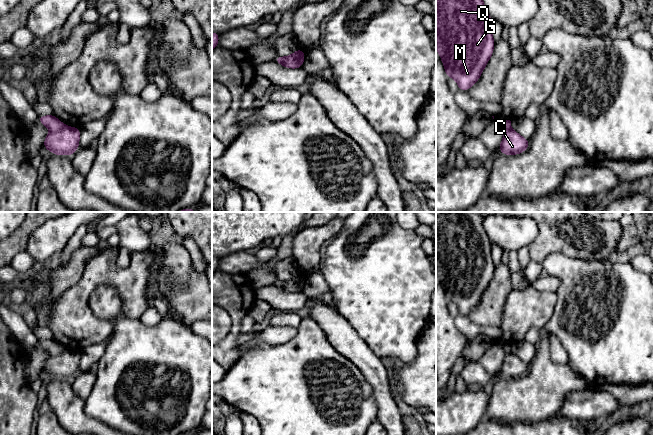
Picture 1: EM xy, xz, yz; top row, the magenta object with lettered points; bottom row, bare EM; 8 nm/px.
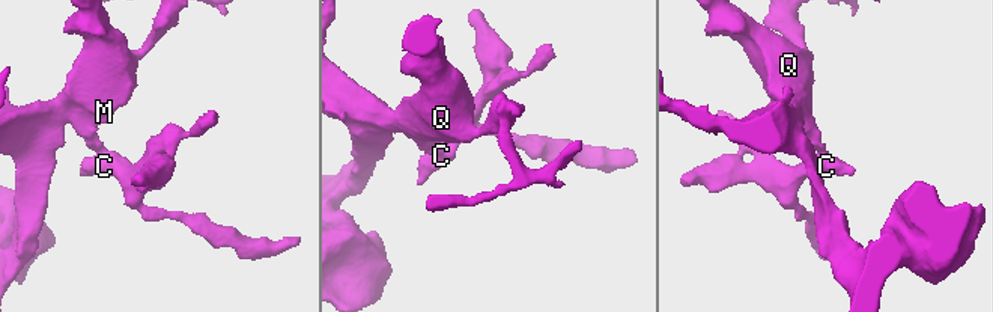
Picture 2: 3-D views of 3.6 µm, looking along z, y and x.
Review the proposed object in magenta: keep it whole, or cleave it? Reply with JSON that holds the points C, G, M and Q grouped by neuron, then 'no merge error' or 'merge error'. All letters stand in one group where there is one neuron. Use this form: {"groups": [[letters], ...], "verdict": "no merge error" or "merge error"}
{"groups": [["C"], ["G", "M", "Q"]], "verdict": "merge error"}

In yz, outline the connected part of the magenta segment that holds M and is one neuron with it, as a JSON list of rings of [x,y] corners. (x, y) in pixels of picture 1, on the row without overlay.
[[[436,212],[436,273],[447,301],[455,303],[461,315],[479,304],[494,275],[492,243],[482,222],[476,212]]]

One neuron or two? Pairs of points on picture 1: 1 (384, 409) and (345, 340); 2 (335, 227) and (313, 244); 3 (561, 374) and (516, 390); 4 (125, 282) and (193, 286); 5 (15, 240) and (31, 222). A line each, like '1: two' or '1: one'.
1: one
2: one
3: one
4: two
5: one

